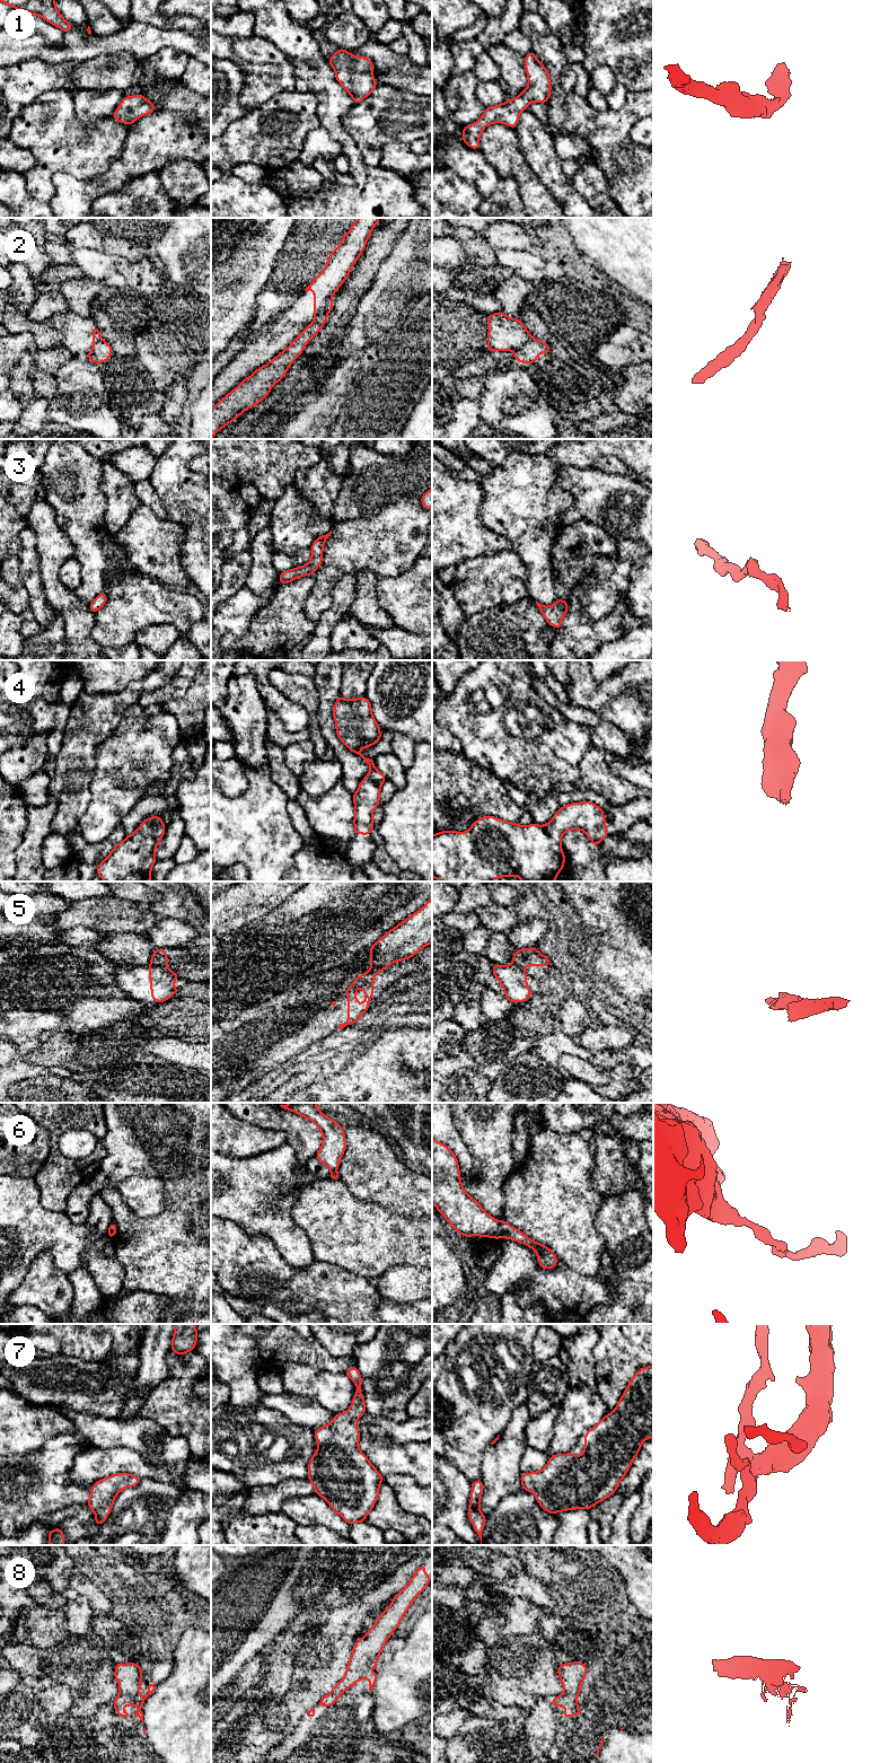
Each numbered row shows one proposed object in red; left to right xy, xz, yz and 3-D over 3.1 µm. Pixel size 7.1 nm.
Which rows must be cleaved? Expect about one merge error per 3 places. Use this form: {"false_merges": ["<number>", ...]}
{"false_merges": ["2", "5"]}

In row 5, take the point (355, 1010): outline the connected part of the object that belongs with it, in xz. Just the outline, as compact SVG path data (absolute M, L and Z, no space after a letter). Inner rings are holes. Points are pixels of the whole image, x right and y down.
M388 965L382 967L375 967L367 973L361 974L354 979L352 984L346 989L344 993L347 994L347 1023L337 1024L336 1029L343 1030L346 1026L357 1023L361 1016L370 1008L369 1001L373 997L373 976L378 975L380 971L387 970ZM357 988L363 989L366 1001L363 1003L357 1002Z

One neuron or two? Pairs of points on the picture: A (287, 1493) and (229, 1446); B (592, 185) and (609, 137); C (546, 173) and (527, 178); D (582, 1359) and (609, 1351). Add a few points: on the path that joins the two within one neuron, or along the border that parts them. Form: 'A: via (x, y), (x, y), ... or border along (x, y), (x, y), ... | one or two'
A: border along (302, 1478), (287, 1478), (273, 1485), (251, 1487) | two
B: border along (597, 165), (608, 181), (608, 191) | two
C: border along (520, 152), (527, 165), (552, 195) | two
D: border along (599, 1335), (594, 1351), (595, 1382) | two

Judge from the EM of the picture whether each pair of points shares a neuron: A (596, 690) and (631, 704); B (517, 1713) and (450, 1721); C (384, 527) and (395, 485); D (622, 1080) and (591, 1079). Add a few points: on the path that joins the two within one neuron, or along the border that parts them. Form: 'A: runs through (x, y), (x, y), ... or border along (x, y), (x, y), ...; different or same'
A: runs through (605, 698), (622, 699); same
B: border along (447, 1710), (457, 1711); different
C: border along (416, 497), (403, 497), (384, 506), (368, 518); different
D: border along (609, 1071), (609, 1080), (604, 1085), (595, 1087); different

